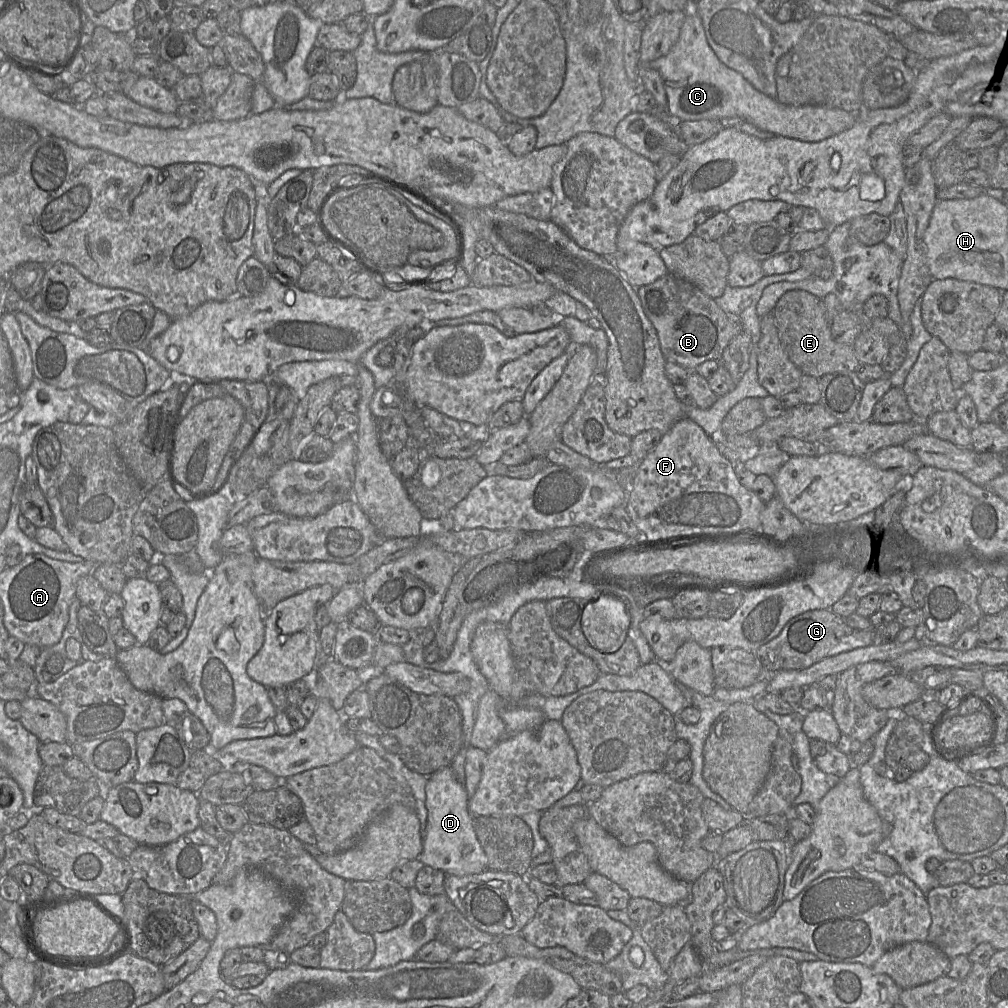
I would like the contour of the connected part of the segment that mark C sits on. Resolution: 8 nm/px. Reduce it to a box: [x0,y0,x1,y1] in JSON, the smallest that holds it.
[649,4,860,142]

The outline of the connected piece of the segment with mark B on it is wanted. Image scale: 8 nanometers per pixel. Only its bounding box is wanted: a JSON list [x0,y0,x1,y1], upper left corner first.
[637,273,742,371]

